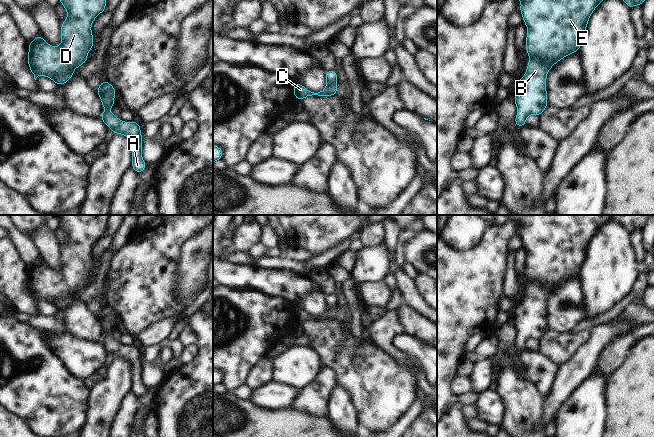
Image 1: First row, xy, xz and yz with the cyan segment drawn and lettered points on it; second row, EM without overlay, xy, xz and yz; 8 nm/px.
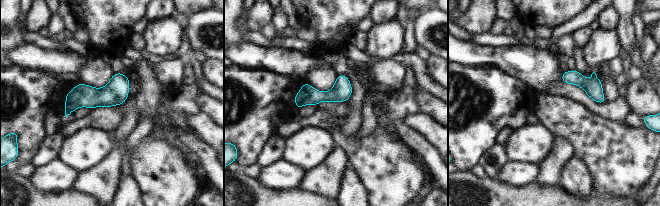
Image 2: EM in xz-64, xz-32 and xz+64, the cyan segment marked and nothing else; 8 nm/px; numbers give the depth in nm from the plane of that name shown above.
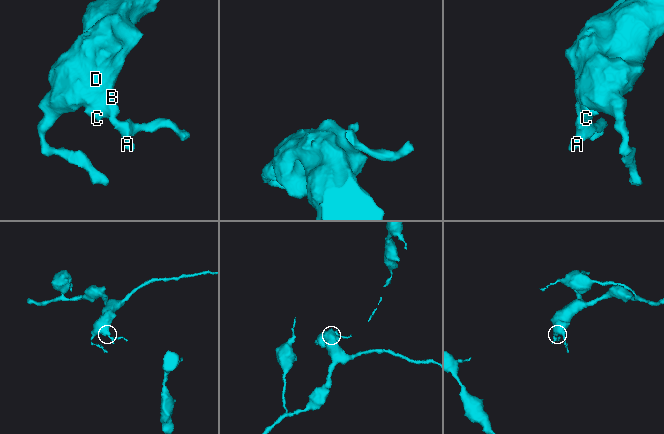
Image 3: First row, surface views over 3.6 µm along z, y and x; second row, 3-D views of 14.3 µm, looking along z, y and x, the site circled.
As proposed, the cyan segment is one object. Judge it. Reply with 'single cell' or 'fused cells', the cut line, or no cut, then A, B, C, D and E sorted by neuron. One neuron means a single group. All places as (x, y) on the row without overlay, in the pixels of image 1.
single cell; cut none; groups A B C D E

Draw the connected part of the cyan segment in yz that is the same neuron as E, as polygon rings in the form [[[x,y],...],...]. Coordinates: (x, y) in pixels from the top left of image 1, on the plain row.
[[[508,215],[521,225],[519,236],[527,249],[525,273],[529,286],[522,303],[515,305],[514,327],[518,333],[514,349],[524,351],[531,338],[540,340],[548,331],[546,302],[553,289],[580,274],[588,244],[594,233],[611,219],[622,223],[628,232],[642,230],[651,215]]]

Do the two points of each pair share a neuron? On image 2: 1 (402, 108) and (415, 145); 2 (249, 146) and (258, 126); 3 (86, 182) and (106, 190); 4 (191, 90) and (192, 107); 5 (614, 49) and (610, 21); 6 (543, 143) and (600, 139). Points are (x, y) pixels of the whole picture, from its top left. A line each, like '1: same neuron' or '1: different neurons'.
1: same neuron
2: same neuron
3: same neuron
4: same neuron
5: different neurons
6: different neurons

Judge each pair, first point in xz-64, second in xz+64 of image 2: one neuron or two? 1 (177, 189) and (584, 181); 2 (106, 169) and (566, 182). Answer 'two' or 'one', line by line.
1: two
2: two

